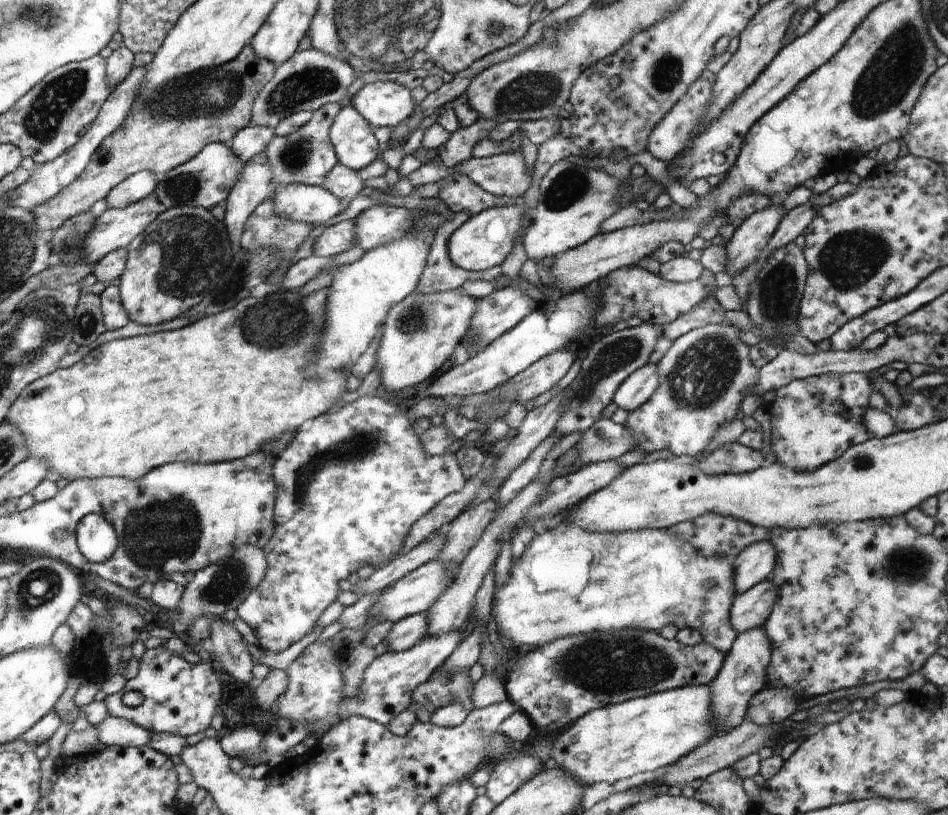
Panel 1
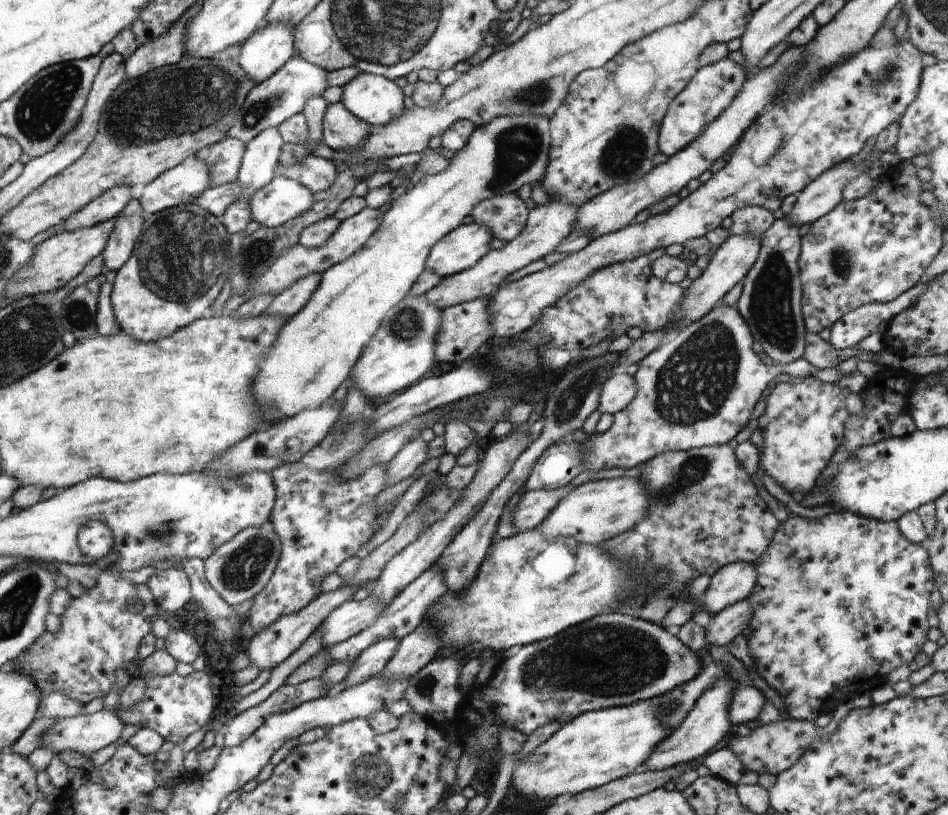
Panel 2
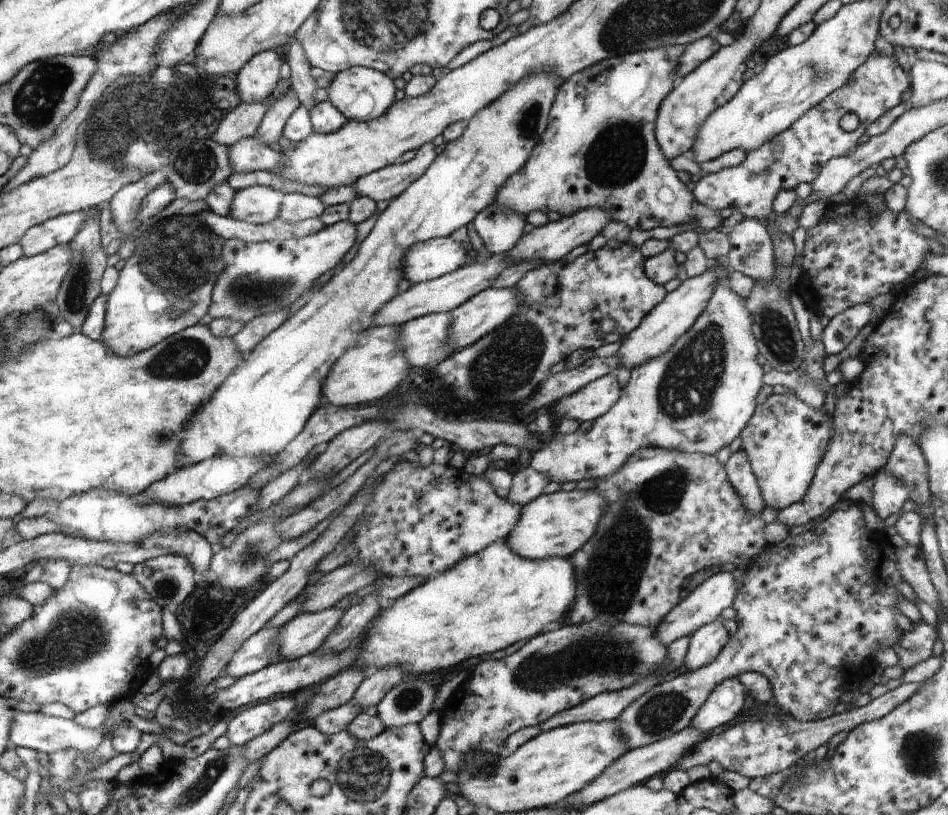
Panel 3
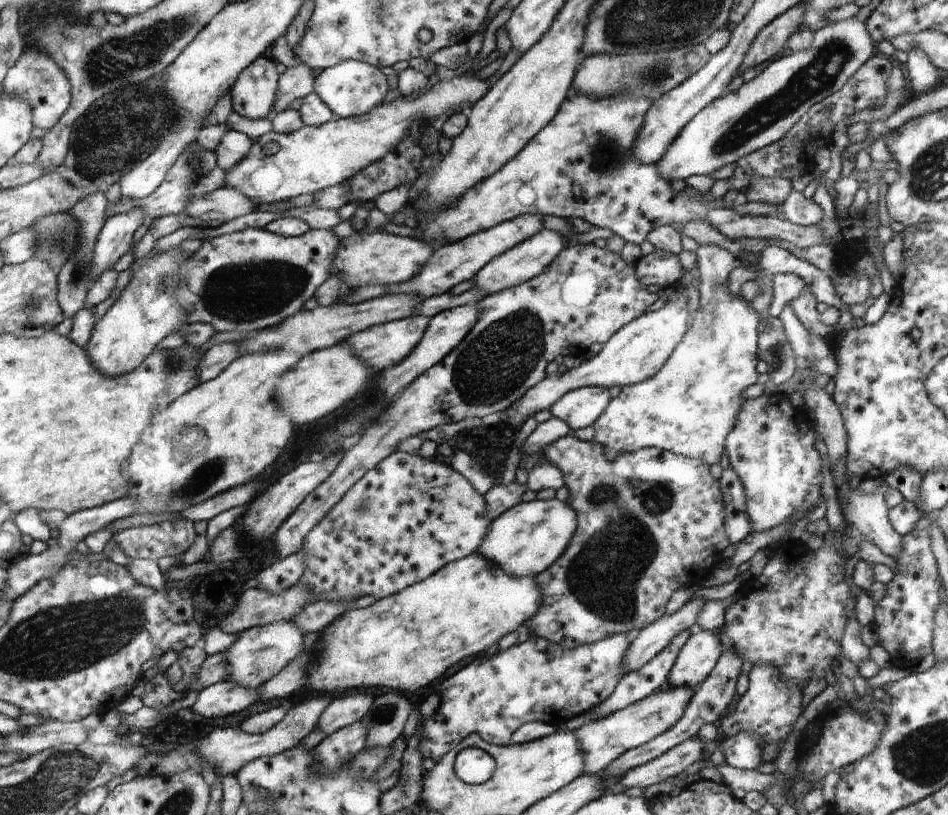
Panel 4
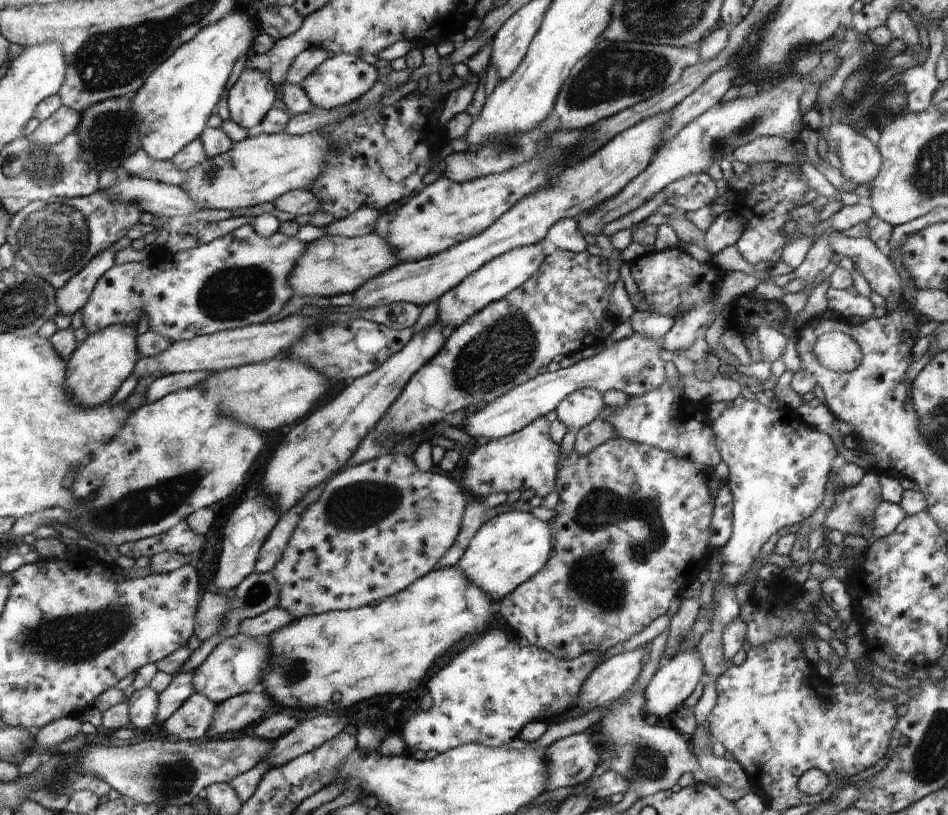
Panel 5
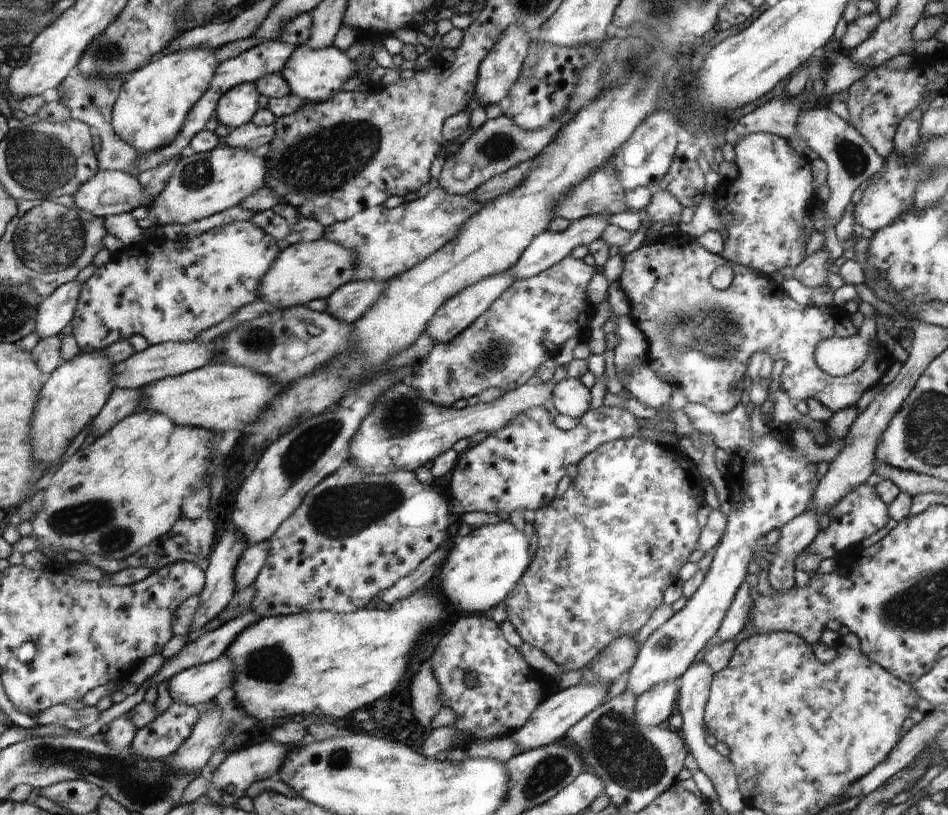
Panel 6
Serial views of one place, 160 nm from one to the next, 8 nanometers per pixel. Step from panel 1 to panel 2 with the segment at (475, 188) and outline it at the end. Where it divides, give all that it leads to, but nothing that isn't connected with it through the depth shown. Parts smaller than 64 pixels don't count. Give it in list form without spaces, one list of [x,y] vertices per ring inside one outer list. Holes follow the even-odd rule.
[[[517,193],[480,201],[471,212],[474,223],[490,229],[498,241],[510,242],[526,226],[529,209]]]

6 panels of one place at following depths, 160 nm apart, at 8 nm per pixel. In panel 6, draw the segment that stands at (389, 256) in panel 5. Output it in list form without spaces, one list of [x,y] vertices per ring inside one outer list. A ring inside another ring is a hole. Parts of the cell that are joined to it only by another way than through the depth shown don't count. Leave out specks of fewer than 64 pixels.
[[[323,238],[314,242],[302,242],[284,248],[279,260],[267,272],[260,288],[260,299],[276,309],[307,306],[310,301],[326,299],[334,295],[344,284],[355,280],[359,258],[344,244]]]

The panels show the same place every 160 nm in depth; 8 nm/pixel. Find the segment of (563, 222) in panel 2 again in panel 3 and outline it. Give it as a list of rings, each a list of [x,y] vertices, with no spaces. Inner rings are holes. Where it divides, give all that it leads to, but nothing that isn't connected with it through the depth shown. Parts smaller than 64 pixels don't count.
[[[492,254],[487,262],[473,261],[464,264],[456,271],[452,271],[440,278],[423,283],[413,284],[408,290],[390,300],[374,318],[370,328],[384,327],[386,325],[403,325],[406,321],[418,319],[422,315],[432,313],[449,313],[456,310],[462,303],[474,298],[480,291],[490,288],[497,276],[511,264],[507,254]]]

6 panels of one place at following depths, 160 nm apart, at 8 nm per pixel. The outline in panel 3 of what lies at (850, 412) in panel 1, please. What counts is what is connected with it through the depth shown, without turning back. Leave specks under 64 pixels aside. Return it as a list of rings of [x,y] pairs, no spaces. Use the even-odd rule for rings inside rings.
[[[793,392],[782,395],[772,393],[766,401],[757,404],[756,410],[748,424],[739,434],[742,439],[741,448],[748,457],[752,472],[756,476],[761,495],[766,506],[774,510],[782,510],[804,498],[815,475],[818,463],[823,459],[830,440],[827,415],[824,409],[817,411],[798,399]]]

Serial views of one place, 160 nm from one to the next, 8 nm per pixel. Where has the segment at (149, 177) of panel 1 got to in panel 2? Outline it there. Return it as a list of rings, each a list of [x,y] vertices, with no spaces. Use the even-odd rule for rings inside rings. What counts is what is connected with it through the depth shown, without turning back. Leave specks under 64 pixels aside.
[[[118,185],[112,187],[108,193],[100,195],[92,200],[80,211],[76,211],[70,218],[52,227],[54,235],[63,232],[72,232],[76,229],[87,229],[95,224],[114,219],[115,216],[126,206],[127,200],[131,199],[131,187]]]

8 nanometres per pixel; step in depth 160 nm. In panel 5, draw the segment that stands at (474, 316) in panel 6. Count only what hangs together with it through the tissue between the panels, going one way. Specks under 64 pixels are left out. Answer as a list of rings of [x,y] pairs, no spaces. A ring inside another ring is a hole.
[[[536,243],[525,247],[516,247],[498,255],[486,265],[468,275],[458,287],[448,291],[438,301],[437,322],[450,334],[452,330],[463,326],[471,316],[478,314],[490,303],[506,298],[515,288],[522,287],[532,275],[538,272],[546,260],[542,245]]]

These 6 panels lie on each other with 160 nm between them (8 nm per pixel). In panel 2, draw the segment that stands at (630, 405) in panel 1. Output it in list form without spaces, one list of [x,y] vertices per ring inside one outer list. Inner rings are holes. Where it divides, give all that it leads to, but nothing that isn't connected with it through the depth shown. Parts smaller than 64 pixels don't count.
[[[622,370],[615,371],[602,383],[597,409],[602,414],[615,415],[631,403],[636,393],[635,377]]]

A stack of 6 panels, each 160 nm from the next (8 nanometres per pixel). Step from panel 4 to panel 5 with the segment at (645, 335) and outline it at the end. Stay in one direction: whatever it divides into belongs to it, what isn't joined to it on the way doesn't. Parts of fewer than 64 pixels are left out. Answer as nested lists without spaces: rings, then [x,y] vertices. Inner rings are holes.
[[[634,333],[628,338],[614,342],[612,346],[606,346],[597,356],[582,359],[565,369],[554,372],[545,371],[535,376],[534,380],[514,387],[509,393],[488,403],[487,407],[466,415],[461,425],[453,427],[463,429],[472,438],[484,436],[493,441],[518,433],[527,424],[545,416],[551,410],[556,410],[571,392],[584,387],[591,387],[602,394],[607,390],[617,390],[629,397],[645,395],[647,392],[660,388],[667,379],[664,374],[665,362],[659,356],[662,349],[664,349],[663,338],[652,340]]]

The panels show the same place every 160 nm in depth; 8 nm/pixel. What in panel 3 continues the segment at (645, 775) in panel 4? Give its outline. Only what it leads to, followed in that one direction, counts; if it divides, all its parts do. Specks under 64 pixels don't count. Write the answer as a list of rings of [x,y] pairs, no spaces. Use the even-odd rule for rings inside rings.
[[[902,683],[898,688],[886,692],[873,699],[863,707],[856,707],[841,714],[835,714],[825,719],[814,721],[797,721],[793,717],[783,716],[778,720],[752,720],[741,722],[726,728],[720,734],[714,734],[695,744],[692,752],[684,753],[668,770],[690,770],[694,766],[706,766],[709,762],[718,762],[725,770],[743,774],[749,779],[771,775],[775,772],[784,773],[804,753],[813,752],[816,748],[826,745],[828,740],[838,732],[849,732],[855,726],[868,721],[882,718],[901,702],[908,700],[921,689],[921,683]]]

